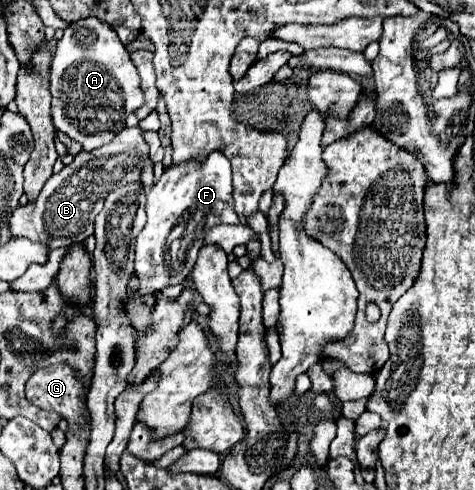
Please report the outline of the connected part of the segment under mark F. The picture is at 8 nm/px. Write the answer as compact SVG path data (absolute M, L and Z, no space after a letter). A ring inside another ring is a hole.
M211 151L205 159L173 163L165 169L161 179L147 193L147 225L135 243L135 273L141 281L139 293L157 293L167 285L183 283L193 269L197 251L205 245L209 229L215 225L239 225L231 193L231 163L221 151ZM175 227L181 227L181 235L175 235L175 243L183 245L175 245L175 251L171 251L169 235Z

